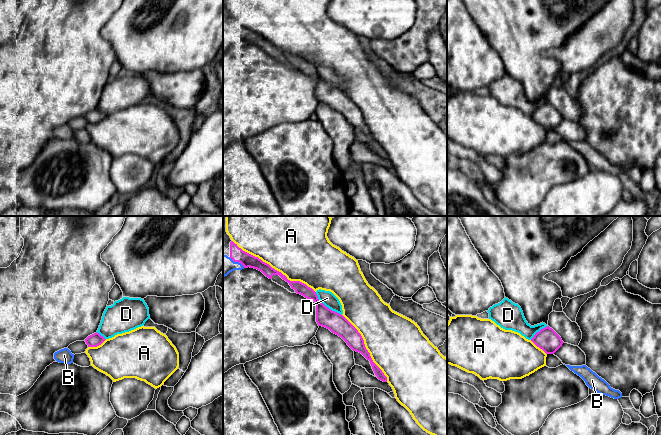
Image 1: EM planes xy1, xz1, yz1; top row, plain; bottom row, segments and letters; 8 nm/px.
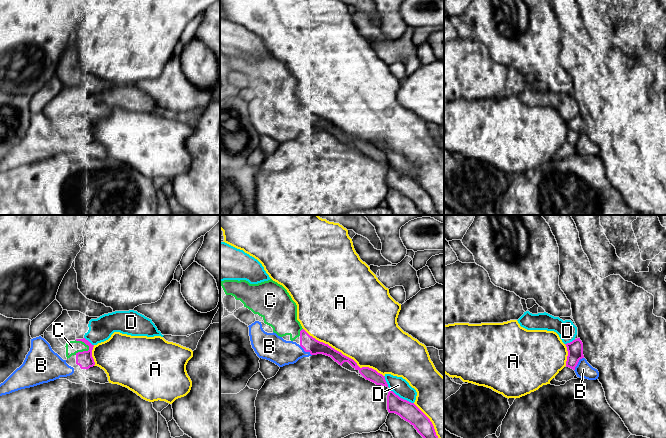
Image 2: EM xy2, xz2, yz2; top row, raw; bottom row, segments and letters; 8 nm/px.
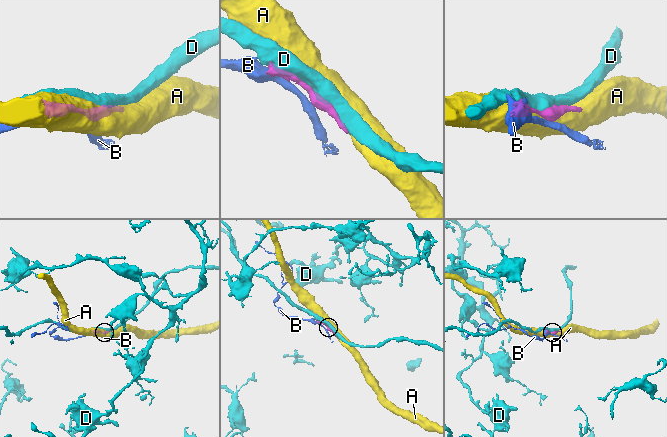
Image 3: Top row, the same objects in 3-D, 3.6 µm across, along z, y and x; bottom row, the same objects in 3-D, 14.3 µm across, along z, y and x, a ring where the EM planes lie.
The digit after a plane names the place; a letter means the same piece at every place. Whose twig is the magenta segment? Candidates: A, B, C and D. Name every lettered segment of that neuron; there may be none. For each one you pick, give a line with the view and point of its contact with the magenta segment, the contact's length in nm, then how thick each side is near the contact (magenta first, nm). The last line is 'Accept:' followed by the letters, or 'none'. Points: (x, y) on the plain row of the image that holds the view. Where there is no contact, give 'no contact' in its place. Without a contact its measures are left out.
C: contact xy2 (83, 127); length 140 nm; calibres 130 and 110 nm
Accept: C

